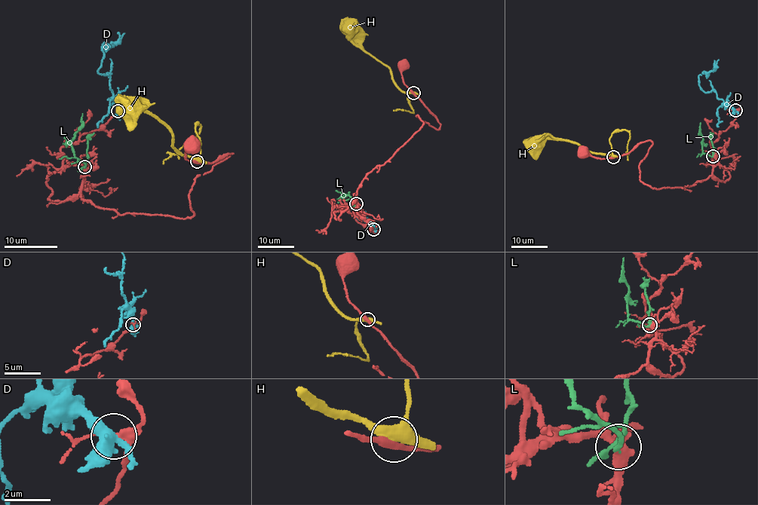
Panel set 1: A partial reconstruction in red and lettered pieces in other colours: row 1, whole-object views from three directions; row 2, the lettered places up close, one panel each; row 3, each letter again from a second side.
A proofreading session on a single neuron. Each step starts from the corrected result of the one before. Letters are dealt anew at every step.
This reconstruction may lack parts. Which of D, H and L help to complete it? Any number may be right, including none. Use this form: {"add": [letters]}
{"add": ["L"]}

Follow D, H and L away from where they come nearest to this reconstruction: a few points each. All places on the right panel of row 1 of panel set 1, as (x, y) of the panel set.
D: (735, 109), (719, 99), (713, 90), (705, 93), (701, 88), (698, 81), (701, 74), (712, 71), (719, 59)
H: (613, 156), (584, 148), (567, 140), (547, 139), (541, 151), (533, 158)
L: (713, 155), (702, 152), (701, 122)

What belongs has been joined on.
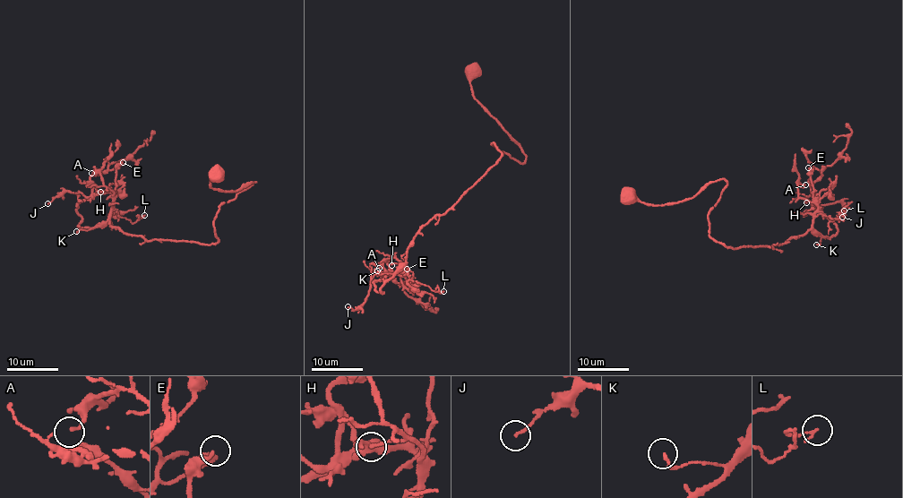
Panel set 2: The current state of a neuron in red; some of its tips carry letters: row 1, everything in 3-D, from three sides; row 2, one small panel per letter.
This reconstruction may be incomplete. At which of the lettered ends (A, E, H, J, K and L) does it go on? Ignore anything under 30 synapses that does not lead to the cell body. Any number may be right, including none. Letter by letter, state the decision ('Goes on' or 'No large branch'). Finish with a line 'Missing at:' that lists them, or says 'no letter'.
A: No large branch
E: No large branch
H: No large branch
J: No large branch
K: No large branch
L: No large branch
Missing at: no letter

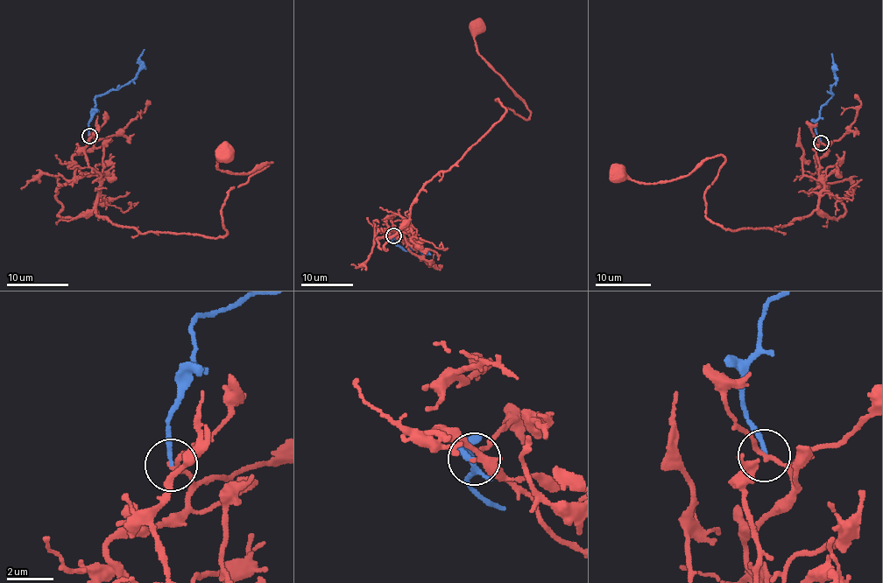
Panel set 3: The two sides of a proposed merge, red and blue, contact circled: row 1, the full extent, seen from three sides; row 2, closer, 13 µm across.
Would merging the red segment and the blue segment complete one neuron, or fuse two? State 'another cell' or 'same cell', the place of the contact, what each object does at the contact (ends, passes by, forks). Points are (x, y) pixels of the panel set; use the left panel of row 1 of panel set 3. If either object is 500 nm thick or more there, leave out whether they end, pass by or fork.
same cell; place (89, 136); red passes by; blue ends

